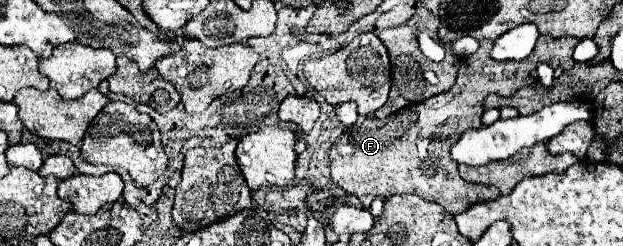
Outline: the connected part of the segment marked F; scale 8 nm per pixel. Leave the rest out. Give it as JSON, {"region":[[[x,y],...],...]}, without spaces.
{"region":[[[482,40],[484,48],[480,48],[476,54],[468,56],[462,60],[456,84],[440,96],[432,96],[420,104],[408,106],[404,110],[398,110],[382,120],[378,118],[362,118],[354,126],[350,126],[332,146],[330,150],[330,172],[332,172],[332,182],[344,188],[348,194],[354,194],[360,202],[362,208],[368,208],[374,198],[390,198],[394,194],[416,194],[428,202],[436,202],[444,206],[450,214],[460,214],[474,206],[476,202],[488,202],[498,198],[496,188],[488,186],[474,186],[458,178],[458,164],[450,158],[450,146],[458,142],[462,132],[470,128],[478,128],[482,124],[482,114],[484,114],[484,98],[488,94],[498,94],[498,96],[512,96],[516,90],[524,86],[524,78],[534,76],[536,64],[528,64],[528,60],[520,62],[496,62],[490,58],[490,50],[486,48],[486,40]]]}

